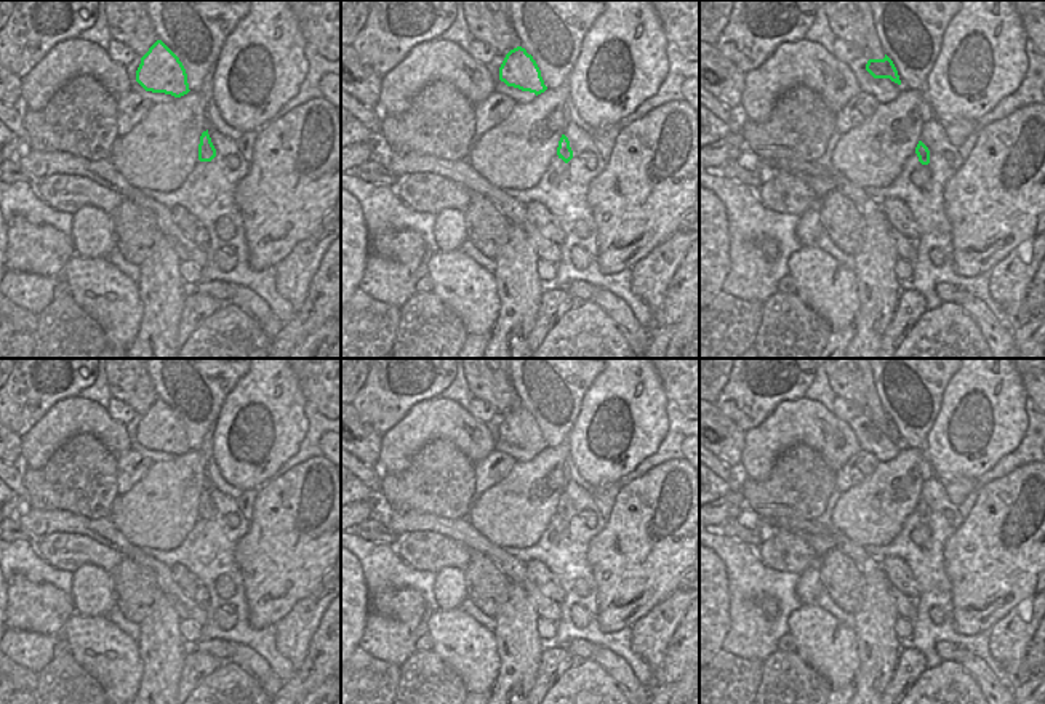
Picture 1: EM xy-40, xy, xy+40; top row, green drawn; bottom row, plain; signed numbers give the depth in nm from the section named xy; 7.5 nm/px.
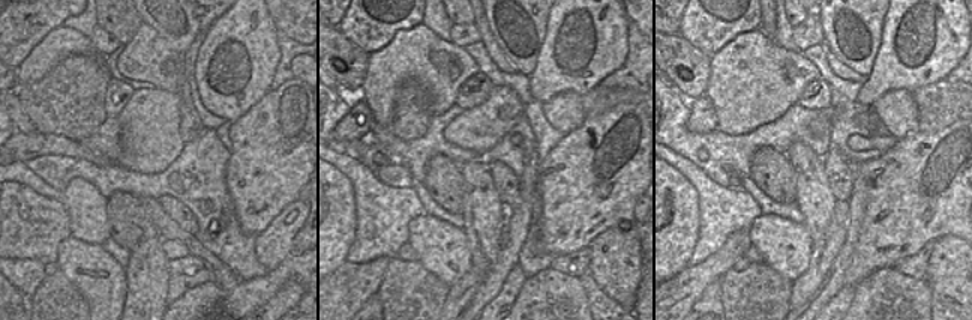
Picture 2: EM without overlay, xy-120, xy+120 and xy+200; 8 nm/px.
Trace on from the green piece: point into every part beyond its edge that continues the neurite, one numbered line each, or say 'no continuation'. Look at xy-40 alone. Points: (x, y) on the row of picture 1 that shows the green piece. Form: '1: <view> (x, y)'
no continuation.

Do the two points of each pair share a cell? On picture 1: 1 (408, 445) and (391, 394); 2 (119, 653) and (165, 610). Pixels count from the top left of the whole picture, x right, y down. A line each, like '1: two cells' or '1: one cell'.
1: two cells
2: two cells

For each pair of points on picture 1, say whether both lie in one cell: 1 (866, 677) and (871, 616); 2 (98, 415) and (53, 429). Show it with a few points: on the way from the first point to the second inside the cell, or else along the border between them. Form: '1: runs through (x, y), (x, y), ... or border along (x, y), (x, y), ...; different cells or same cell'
1: runs through (872, 663), (872, 631); same cell
2: runs through (87, 415), (74, 415), (64, 420); same cell

